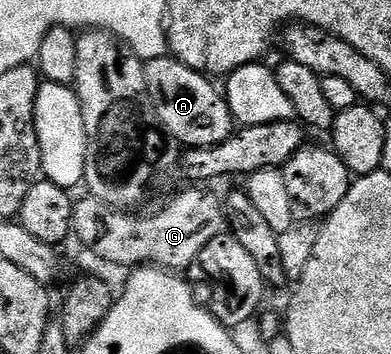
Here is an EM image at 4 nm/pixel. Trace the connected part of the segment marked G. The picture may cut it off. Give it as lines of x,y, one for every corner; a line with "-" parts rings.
188,188
181,194
176,194
161,210
153,214
140,214
144,212
125,212
117,210
99,202
91,196
77,201
72,207
72,228
74,238
77,238
88,250
93,250
104,262
113,262
116,266
128,266
127,268
139,268
141,266
154,266
163,268
169,272
185,272
196,266
196,257
214,240
214,236
225,233
224,208
221,199
215,198
208,188

